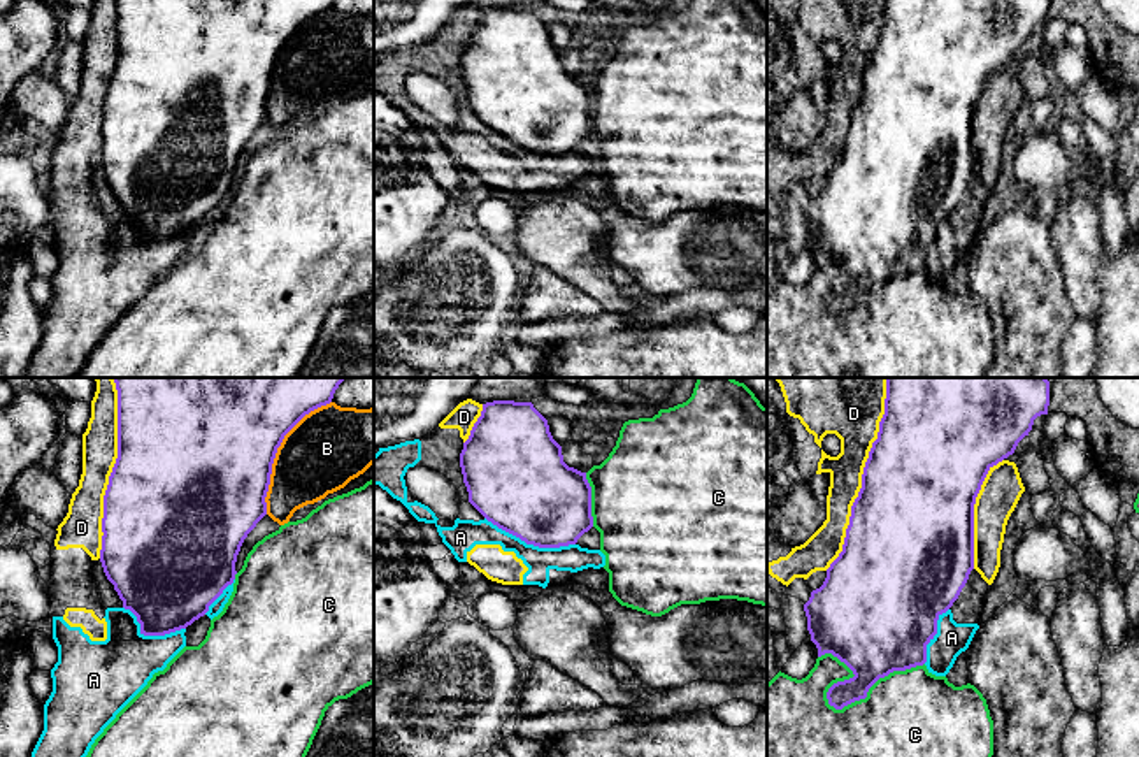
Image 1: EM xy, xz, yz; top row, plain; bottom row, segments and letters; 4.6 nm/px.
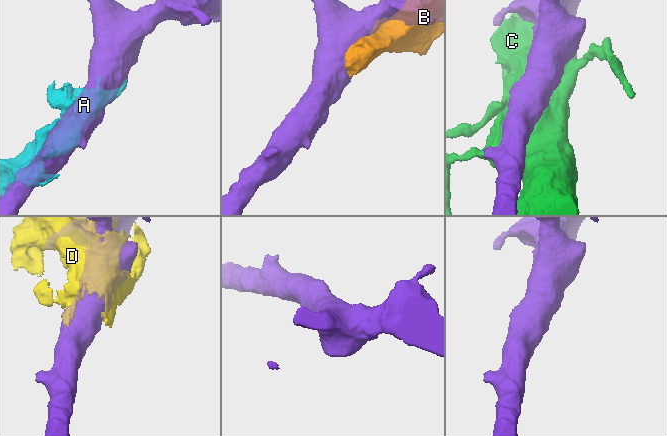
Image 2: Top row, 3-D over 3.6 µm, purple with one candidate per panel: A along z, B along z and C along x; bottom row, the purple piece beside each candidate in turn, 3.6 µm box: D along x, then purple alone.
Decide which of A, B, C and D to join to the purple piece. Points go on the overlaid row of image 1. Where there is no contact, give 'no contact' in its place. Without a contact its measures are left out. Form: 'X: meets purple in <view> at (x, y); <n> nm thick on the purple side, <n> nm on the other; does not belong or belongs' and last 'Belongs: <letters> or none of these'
A: meets purple in xz at (530, 543); 420 nm thick on the purple side, 120 nm on the other; does not belong
B: meets purple in xy at (276, 452); 500 nm thick on the purple side, 360 nm on the other; does not belong
C: meets purple in yz at (841, 708); 170 nm thick on the purple side, 360 nm on the other; does not belong
D: meets purple in yz at (862, 475); 500 nm thick on the purple side, 220 nm on the other; does not belong
Belongs: none of these

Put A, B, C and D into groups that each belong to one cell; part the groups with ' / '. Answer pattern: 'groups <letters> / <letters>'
groups A D / B / C

